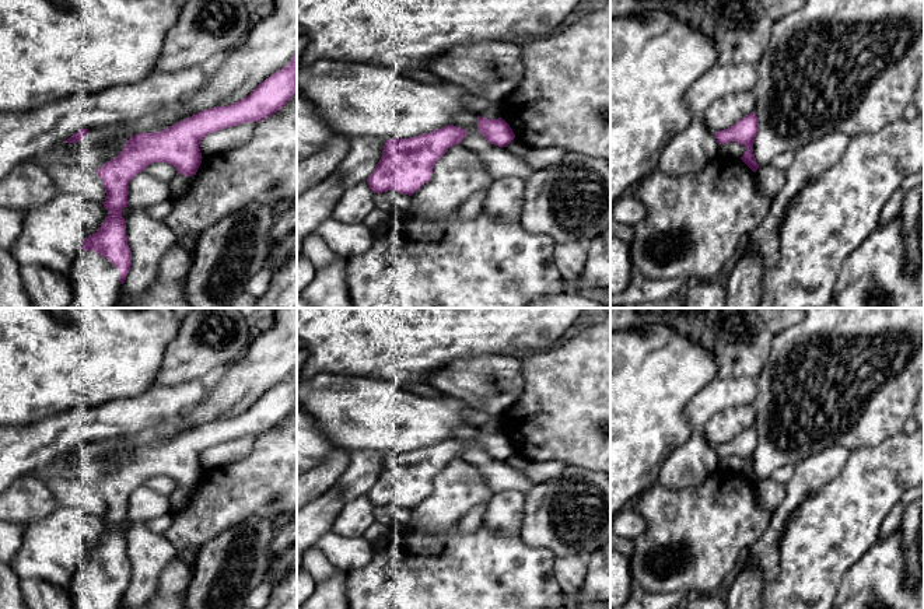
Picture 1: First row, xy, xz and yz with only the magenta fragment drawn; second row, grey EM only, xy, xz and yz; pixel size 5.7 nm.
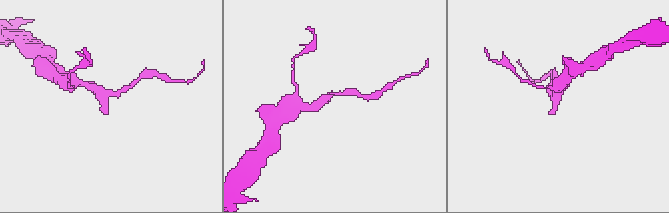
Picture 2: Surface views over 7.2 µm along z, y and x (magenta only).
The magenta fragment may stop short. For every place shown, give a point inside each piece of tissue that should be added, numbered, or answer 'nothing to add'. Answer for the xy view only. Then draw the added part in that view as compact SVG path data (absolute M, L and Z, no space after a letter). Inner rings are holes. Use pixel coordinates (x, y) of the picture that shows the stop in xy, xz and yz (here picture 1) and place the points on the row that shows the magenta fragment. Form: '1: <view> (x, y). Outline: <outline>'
1: xy (97, 272). Outline: M80 251L73 265L73 284L84 284L97 291L104 302L115 308L123 284L119 280L119 269L95 251Z

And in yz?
nothing to add

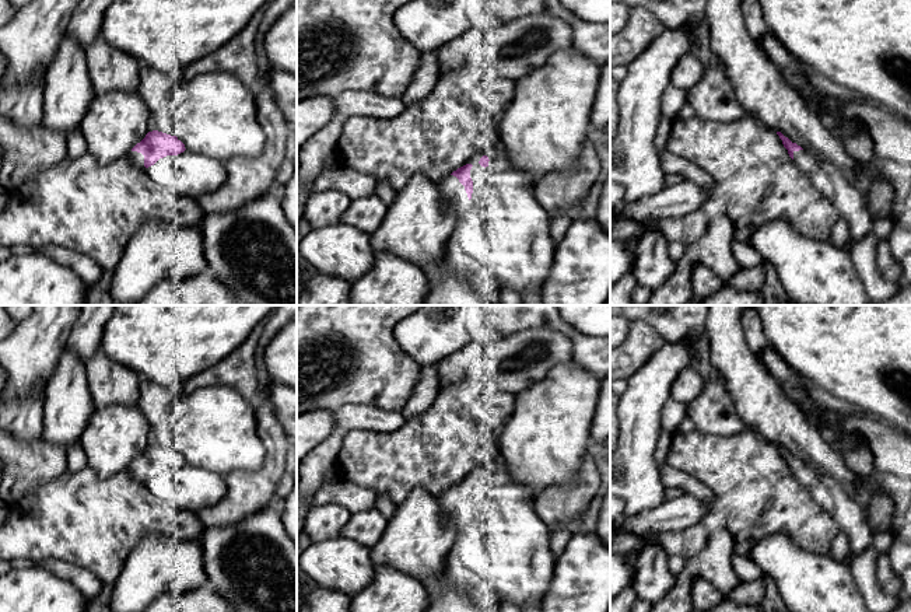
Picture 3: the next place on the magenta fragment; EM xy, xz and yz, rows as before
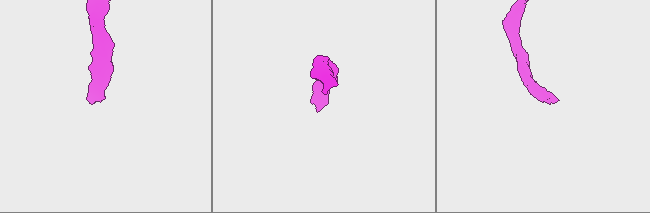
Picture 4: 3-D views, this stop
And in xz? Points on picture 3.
1: xz (451, 189). Outline: M453 175L438 182L441 197L452 207L466 206L469 202L465 186Z

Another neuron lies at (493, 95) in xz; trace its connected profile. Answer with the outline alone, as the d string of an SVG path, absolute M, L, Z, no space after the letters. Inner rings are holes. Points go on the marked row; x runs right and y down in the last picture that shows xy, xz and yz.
M498 76L484 77L477 87L473 77L467 78L467 101L476 106L480 119L497 119L511 105L516 90L516 81Z

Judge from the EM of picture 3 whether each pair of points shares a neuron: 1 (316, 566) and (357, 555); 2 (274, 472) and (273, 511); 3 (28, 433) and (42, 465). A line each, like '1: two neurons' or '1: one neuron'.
1: one neuron
2: two neurons
3: two neurons

